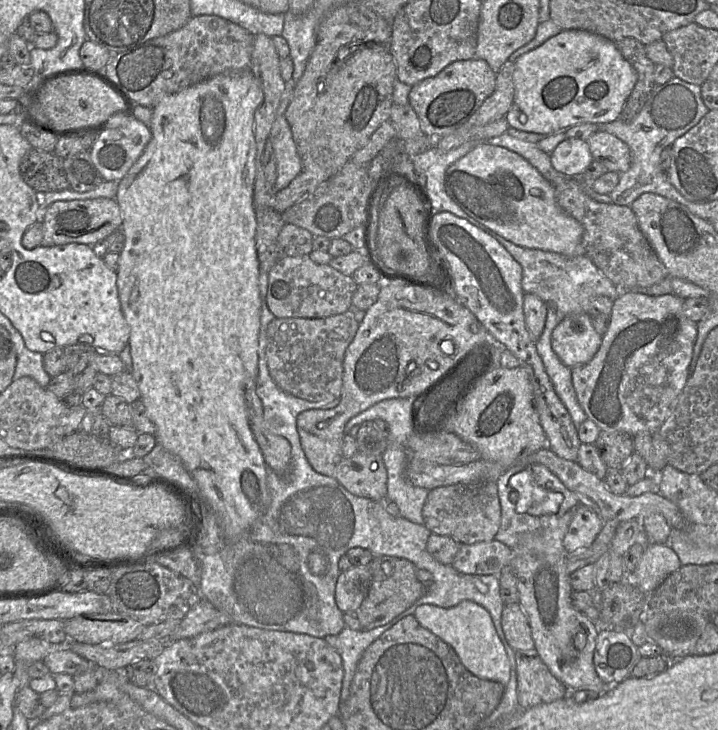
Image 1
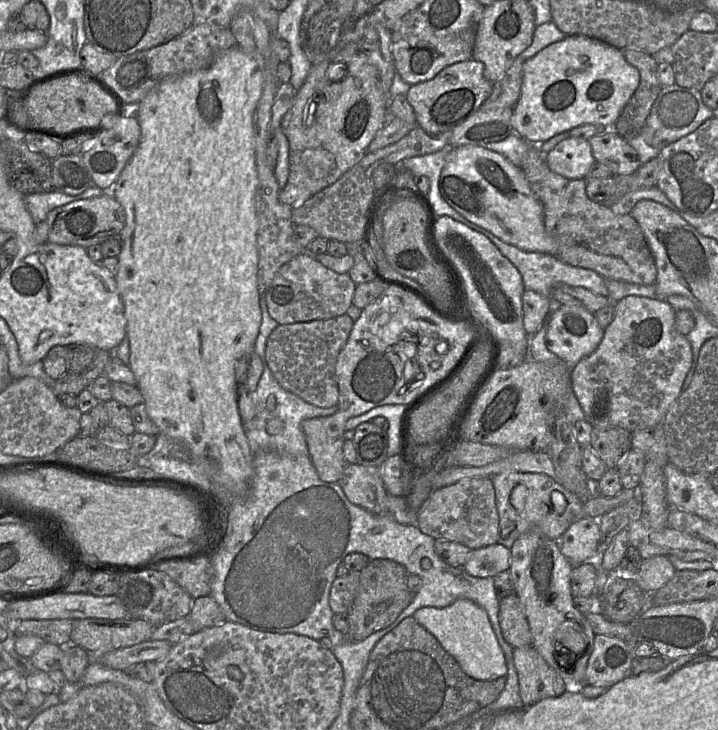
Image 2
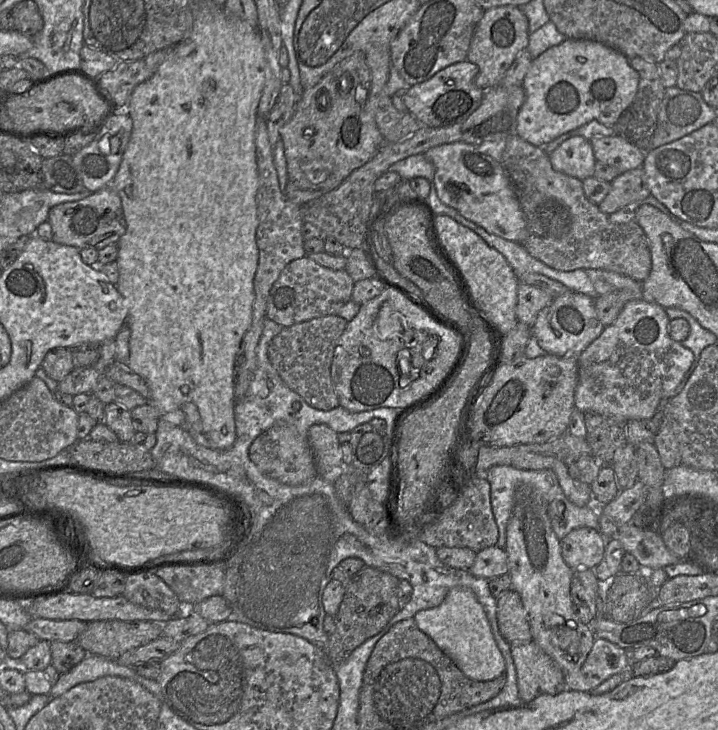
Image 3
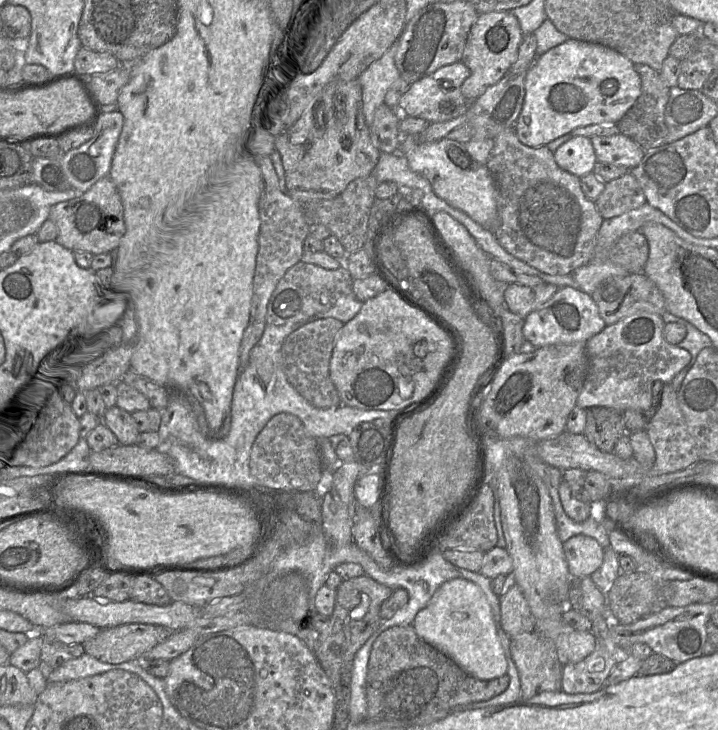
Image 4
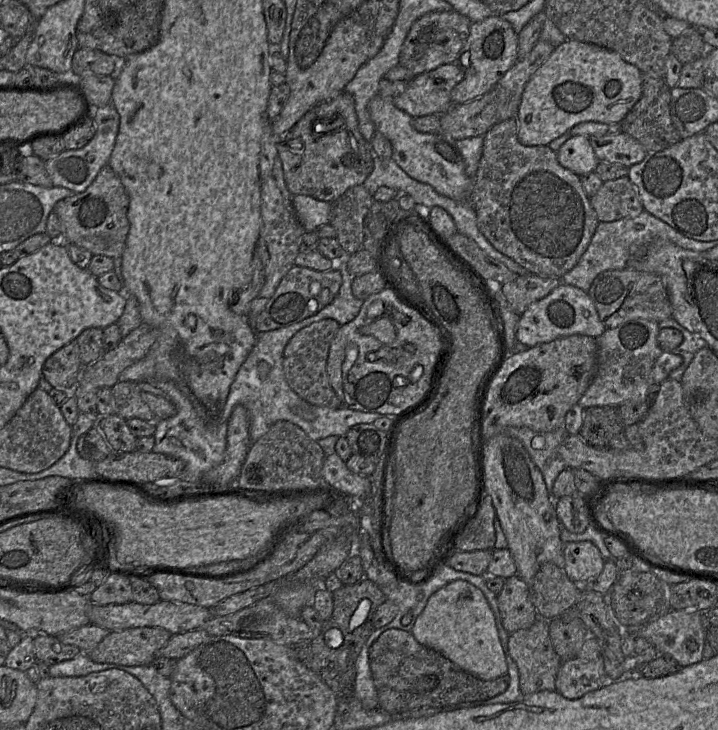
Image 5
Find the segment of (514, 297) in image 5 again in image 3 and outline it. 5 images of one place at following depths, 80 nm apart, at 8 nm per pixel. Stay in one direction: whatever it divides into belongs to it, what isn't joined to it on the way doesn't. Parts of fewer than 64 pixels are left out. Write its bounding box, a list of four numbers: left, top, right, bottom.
[516,283,552,327]

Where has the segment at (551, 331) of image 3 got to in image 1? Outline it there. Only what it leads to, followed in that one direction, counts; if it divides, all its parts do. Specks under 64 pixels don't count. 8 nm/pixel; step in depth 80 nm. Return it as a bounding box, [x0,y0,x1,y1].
[551,312,602,369]

